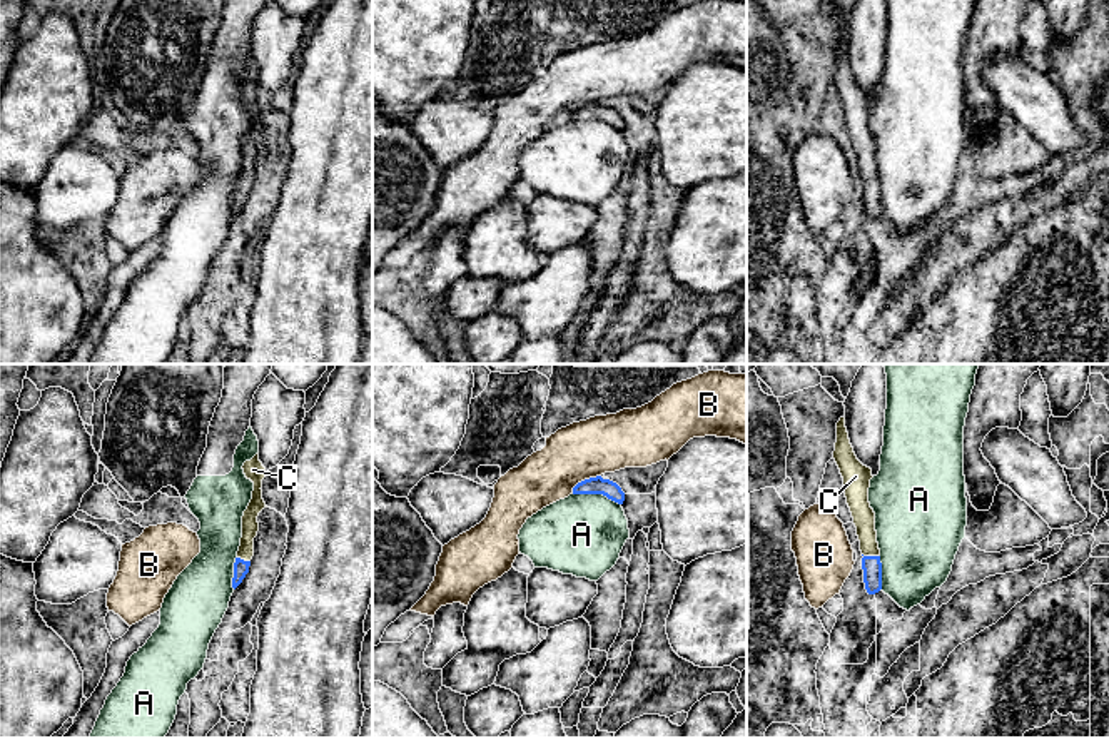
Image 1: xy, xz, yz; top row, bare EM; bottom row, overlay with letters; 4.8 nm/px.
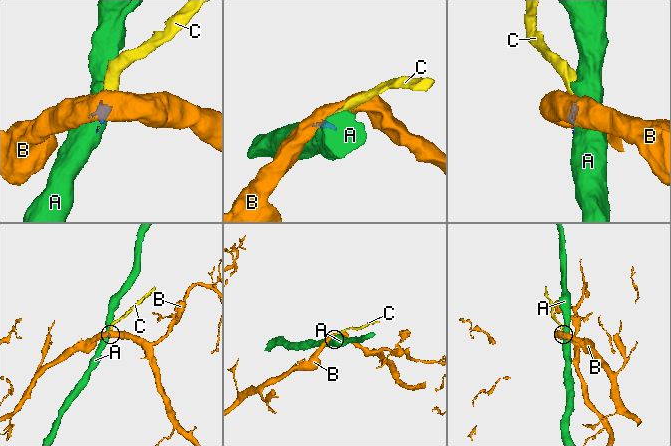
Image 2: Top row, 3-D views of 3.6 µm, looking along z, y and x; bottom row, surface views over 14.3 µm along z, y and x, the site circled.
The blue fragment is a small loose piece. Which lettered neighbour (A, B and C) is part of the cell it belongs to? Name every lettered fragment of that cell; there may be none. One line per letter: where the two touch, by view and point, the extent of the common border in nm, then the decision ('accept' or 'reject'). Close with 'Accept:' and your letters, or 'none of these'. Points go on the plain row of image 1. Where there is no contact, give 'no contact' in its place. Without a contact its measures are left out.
A: contact xz (597, 119); length 240 nm; reject
B: contact xz (585, 106); length 170 nm; reject
C: contact yz (870, 182); length 90 nm; accept
Accept: C

